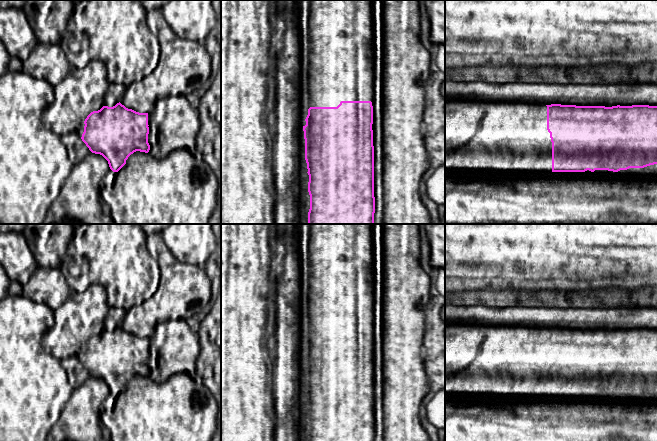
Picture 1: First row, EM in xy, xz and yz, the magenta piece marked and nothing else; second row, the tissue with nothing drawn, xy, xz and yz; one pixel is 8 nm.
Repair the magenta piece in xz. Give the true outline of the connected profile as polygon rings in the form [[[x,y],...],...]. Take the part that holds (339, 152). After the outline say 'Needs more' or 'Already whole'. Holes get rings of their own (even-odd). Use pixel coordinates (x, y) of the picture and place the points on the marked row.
[[[297,0],[298,30],[301,40],[301,124],[305,139],[307,169],[301,181],[301,195],[308,213],[308,224],[374,224],[374,52],[380,39],[380,27],[374,27],[371,0]]]. Needs more

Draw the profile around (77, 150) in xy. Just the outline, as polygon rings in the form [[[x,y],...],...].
[[[77,131],[61,136],[61,141],[65,145],[68,158],[73,165],[78,164],[91,152],[78,136]]]

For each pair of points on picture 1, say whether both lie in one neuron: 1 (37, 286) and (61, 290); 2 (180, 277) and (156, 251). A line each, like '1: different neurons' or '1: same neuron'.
1: same neuron
2: same neuron

